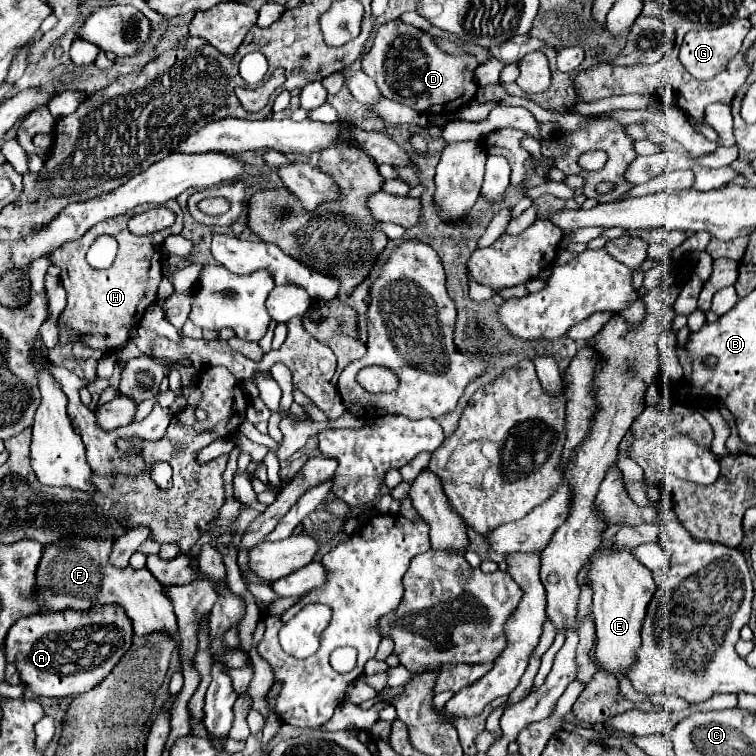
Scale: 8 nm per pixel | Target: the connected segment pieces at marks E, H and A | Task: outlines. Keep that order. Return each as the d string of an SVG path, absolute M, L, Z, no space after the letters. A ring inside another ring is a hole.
M606 545L602 553L596 553L592 557L586 581L594 591L592 615L596 621L598 639L592 659L600 671L614 675L620 681L620 677L626 677L630 673L632 665L636 663L636 653L642 645L642 621L646 615L648 601L656 591L652 571L644 567L638 559L634 559L630 551L614 551L610 545Z
M130 213L100 221L80 241L62 245L48 255L48 259L60 267L60 281L68 293L66 309L60 315L60 321L64 323L64 329L60 329L60 345L80 343L88 349L112 353L130 339L130 331L140 323L146 309L158 301L156 291L162 281L160 239L164 241L170 231L166 229L138 237L128 231L128 217ZM98 235L112 235L118 241L118 255L110 269L94 269L86 263L86 251Z
M94 605L92 609L86 611L76 611L76 609L64 609L58 613L36 613L22 617L16 621L8 637L4 641L4 651L6 659L14 661L20 671L22 683L30 687L30 691L38 697L72 697L80 693L88 693L88 689L94 689L108 677L110 669L124 657L124 653L132 645L132 621L120 609L120 605Z

